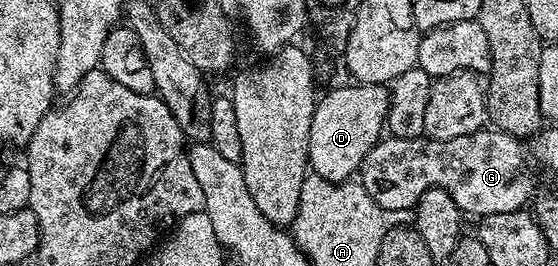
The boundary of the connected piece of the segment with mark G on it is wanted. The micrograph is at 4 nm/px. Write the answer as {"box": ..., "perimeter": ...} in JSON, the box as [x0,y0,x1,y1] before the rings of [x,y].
{"box":[360,128,534,216],"perimeter":[[[481,128],[474,134],[457,136],[447,142],[427,136],[420,138],[386,136],[364,156],[360,169],[360,183],[379,206],[390,210],[414,210],[424,192],[437,189],[448,192],[448,196],[456,200],[456,204],[466,216],[470,214],[485,216],[496,212],[521,210],[531,201],[530,193],[534,190],[534,178],[530,175],[530,166],[526,163],[526,150],[522,146],[525,146],[523,139],[505,134],[497,128]]]}

